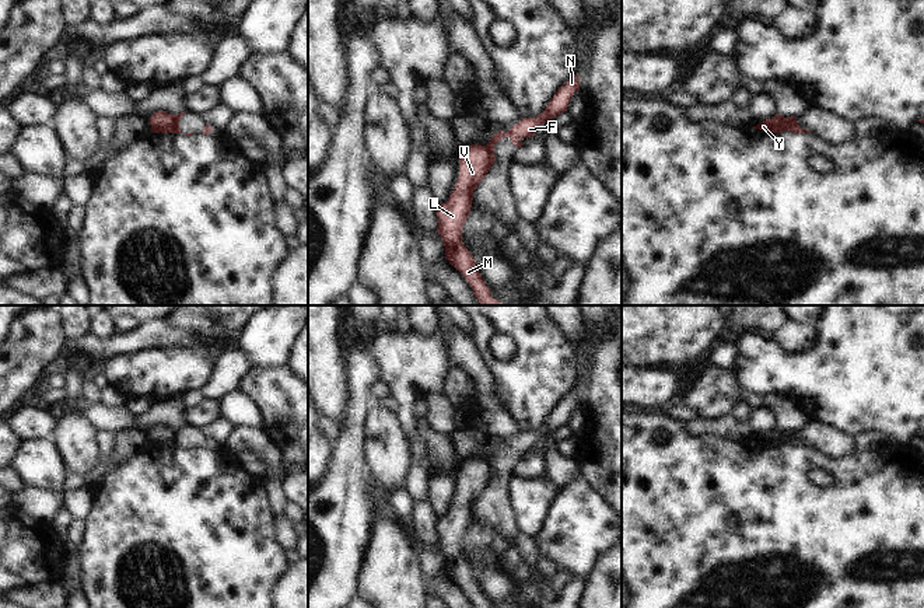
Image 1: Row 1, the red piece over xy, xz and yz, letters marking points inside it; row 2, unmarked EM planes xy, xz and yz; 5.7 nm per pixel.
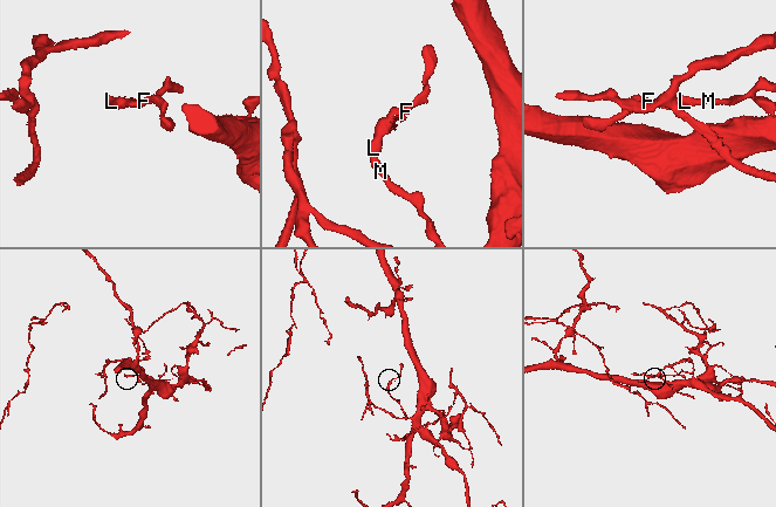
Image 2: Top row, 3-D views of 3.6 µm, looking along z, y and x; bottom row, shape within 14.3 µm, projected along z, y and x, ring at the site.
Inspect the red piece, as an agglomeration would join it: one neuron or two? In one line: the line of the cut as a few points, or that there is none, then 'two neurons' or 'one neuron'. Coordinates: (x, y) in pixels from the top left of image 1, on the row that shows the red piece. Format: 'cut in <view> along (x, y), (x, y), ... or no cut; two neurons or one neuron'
cut in xz along (486, 146), (492, 164); two neurons

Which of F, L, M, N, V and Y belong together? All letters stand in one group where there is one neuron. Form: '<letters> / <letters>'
F N Y / L M V

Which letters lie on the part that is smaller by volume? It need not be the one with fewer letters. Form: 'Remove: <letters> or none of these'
Remove: F, N, Y

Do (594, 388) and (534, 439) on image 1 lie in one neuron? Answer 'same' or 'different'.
different

